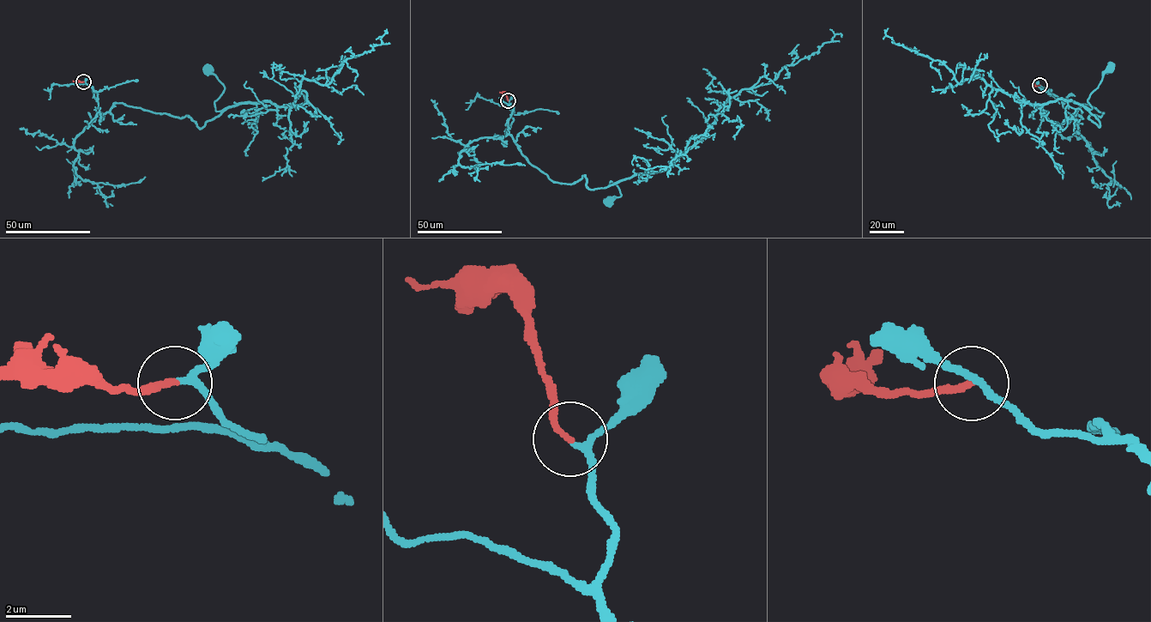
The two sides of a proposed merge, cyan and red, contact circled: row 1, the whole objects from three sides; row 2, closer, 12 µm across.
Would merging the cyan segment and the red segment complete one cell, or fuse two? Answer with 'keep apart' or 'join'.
join

